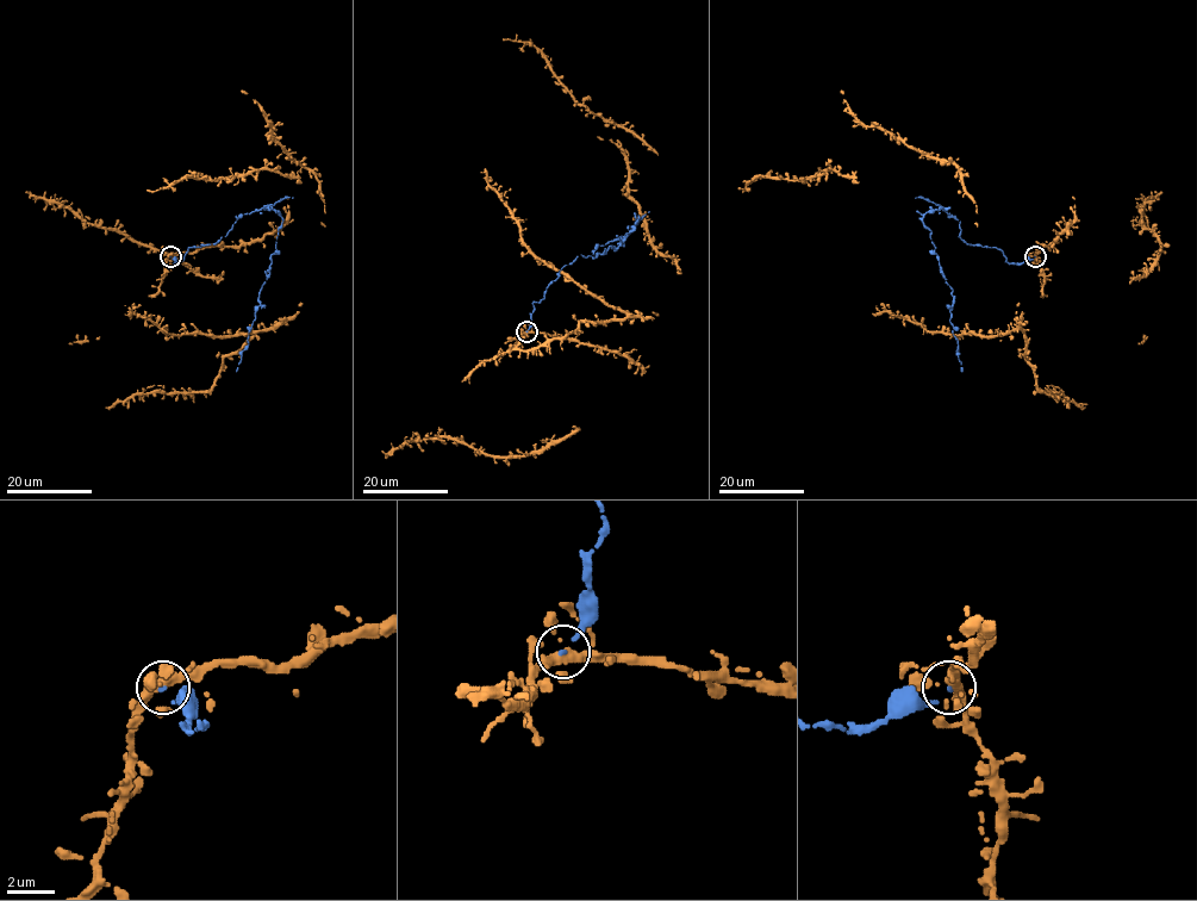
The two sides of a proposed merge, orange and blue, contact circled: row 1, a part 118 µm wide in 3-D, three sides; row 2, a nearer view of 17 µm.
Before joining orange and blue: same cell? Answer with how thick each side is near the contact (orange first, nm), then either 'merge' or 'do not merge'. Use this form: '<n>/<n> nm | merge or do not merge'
340/140 nm | do not merge

